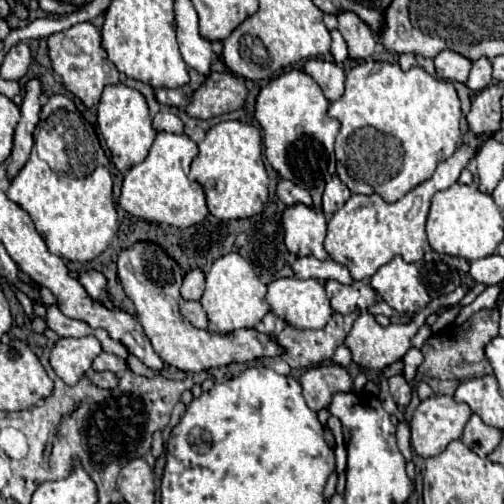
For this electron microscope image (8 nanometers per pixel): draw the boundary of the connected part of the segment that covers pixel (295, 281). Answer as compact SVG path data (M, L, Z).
M296 276L292 278L278 278L274 280L272 284L268 284L268 296L266 296L272 312L286 320L288 324L292 324L294 328L324 328L328 318L332 316L332 306L330 306L330 300L326 296L326 290L324 290L324 284L320 280L314 280L314 278L308 278L308 280L300 280Z

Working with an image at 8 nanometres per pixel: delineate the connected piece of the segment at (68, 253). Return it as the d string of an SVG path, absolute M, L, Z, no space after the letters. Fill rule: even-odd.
M36 150L24 164L24 168L10 180L10 188L6 196L24 208L38 234L44 238L48 250L70 262L88 262L100 256L112 242L118 232L118 216L112 198L112 176L110 176L110 160L102 156L96 162L96 170L88 174L88 178L78 178L72 172L54 172L44 160L38 158Z

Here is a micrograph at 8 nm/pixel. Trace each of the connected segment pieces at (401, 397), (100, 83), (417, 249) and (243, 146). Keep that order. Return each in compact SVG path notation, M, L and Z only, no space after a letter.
M402 374L392 376L392 378L388 380L388 386L390 386L390 394L392 394L394 402L404 408L404 406L410 402L410 392L412 392L410 386L408 386L408 382L404 380L404 376L402 376Z
M82 22L72 26L70 30L48 36L48 56L54 72L62 78L62 86L76 98L80 98L86 108L98 106L106 82L120 82L118 70L112 66L112 62L106 58L104 48L100 46L100 30L94 28L90 22Z
M488 134L472 136L470 142L464 142L450 158L438 164L434 176L422 184L418 184L414 190L410 190L404 198L400 198L394 204L384 202L378 194L352 194L350 200L332 214L328 222L328 234L324 240L324 248L330 254L330 258L338 264L344 264L350 270L350 276L354 280L368 280L374 276L374 272L390 262L394 256L402 256L404 262L416 262L424 256L426 248L426 218L430 210L430 200L438 190L450 188L462 168L468 164L468 160L478 152L478 148L488 140Z
M238 120L220 122L206 132L198 148L200 154L192 162L190 178L204 188L210 214L218 220L238 220L260 214L268 202L268 174L262 162L262 138L258 128Z

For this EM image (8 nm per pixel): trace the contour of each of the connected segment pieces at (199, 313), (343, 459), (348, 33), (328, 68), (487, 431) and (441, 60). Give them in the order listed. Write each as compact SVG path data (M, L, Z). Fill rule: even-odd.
M180 300L180 312L184 314L184 318L186 318L194 328L206 328L206 326L208 326L208 318L206 318L206 312L204 312L204 308L202 308L200 302Z
M335 446L334 447L336 472L338 474L342 473L346 469L347 465L347 450L345 446Z
M340 10L338 30L348 42L350 58L368 58L374 54L376 34L358 14L352 14L352 10Z
M312 58L304 64L304 72L310 74L318 82L324 96L330 102L344 94L344 70L336 62L326 62L326 60L320 60L320 58Z
M472 414L460 440L462 440L472 452L476 452L480 458L486 458L486 456L500 444L500 440L502 440L502 430L484 424L476 414Z
M442 50L436 58L436 74L442 80L458 80L458 82L466 82L468 74L470 74L470 66L472 62L468 58L464 58L462 54L456 54L452 50Z

